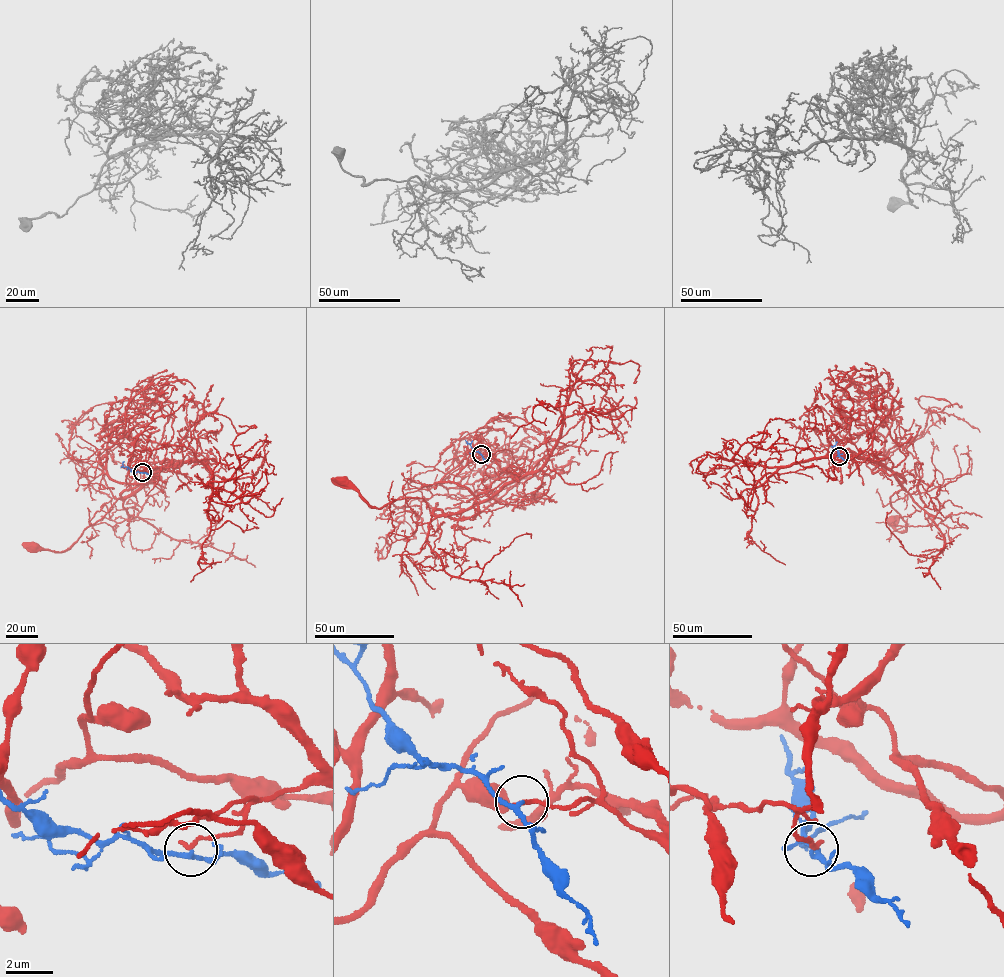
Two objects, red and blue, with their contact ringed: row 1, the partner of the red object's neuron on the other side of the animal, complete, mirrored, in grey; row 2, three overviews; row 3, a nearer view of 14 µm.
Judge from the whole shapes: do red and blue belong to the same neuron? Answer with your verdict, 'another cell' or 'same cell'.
another cell

